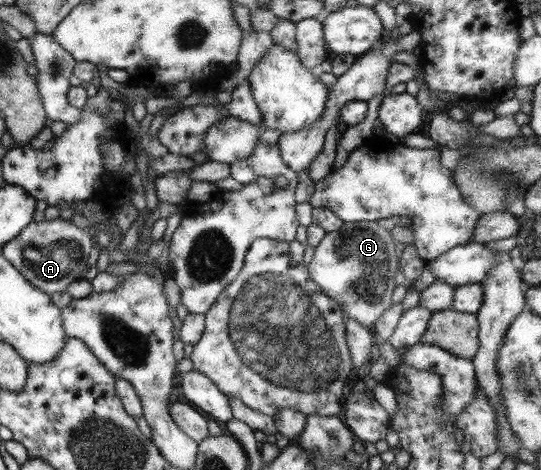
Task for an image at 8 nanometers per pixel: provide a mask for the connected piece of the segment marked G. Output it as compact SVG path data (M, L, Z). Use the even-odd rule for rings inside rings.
M359 221L344 222L339 230L325 233L315 247L307 268L317 288L339 305L344 316L352 318L357 324L371 330L373 323L392 305L391 293L396 287L393 276L397 270L397 264L395 242L389 230L379 227L376 221Z

